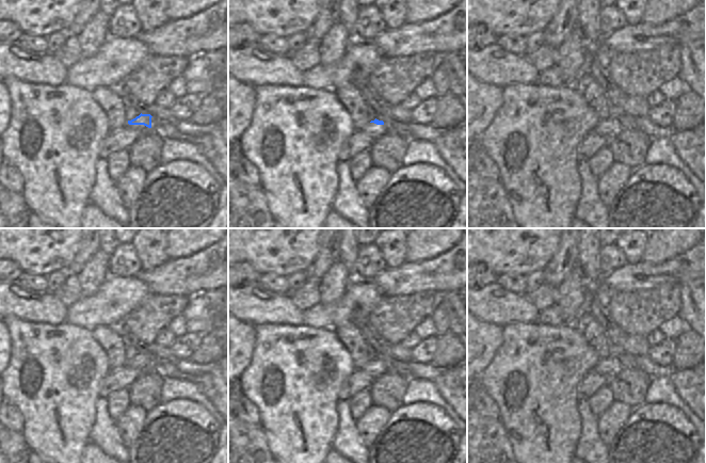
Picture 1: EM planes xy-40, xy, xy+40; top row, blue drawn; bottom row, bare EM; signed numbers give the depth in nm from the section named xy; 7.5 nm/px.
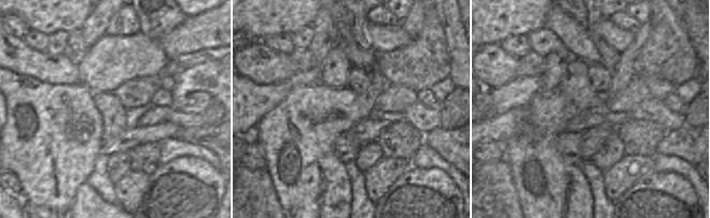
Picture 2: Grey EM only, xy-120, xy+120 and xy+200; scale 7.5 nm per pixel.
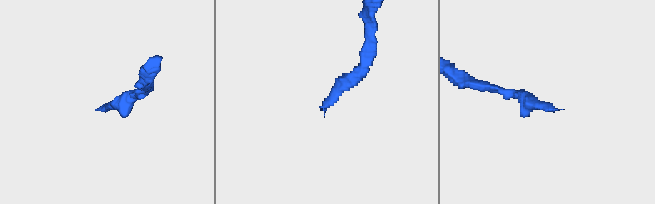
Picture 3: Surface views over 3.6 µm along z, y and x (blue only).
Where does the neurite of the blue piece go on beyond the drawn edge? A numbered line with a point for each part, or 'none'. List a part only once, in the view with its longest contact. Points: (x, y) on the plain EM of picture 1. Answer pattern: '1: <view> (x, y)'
1: xy-40 (144, 369)

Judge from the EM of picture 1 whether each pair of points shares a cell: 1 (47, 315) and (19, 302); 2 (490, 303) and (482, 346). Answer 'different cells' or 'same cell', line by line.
1: same cell
2: different cells

